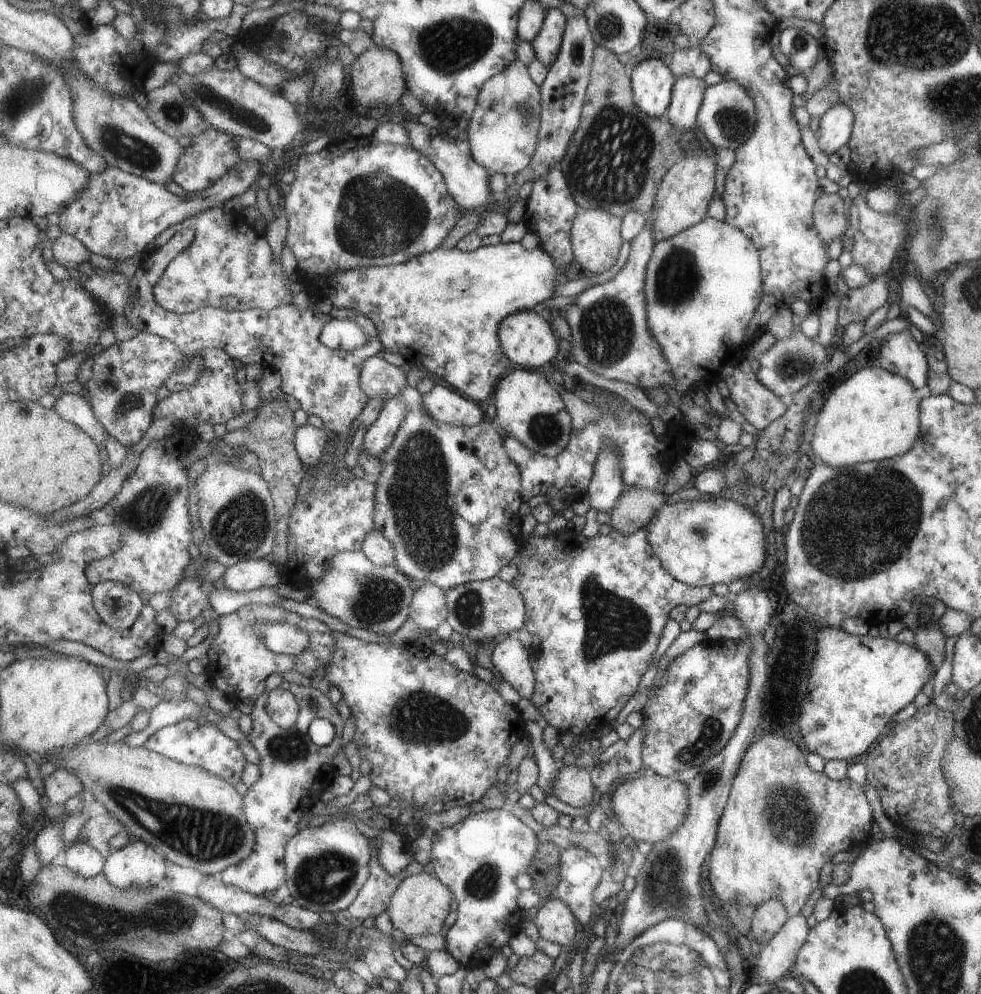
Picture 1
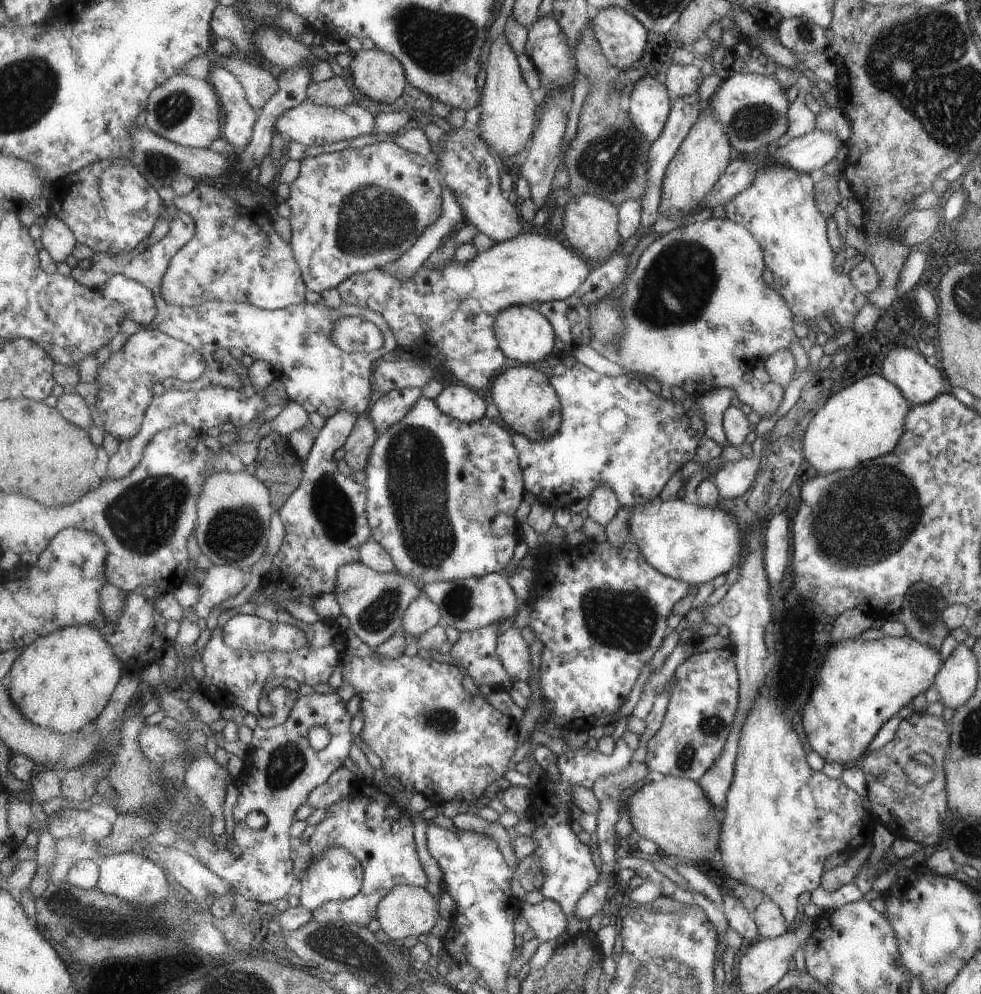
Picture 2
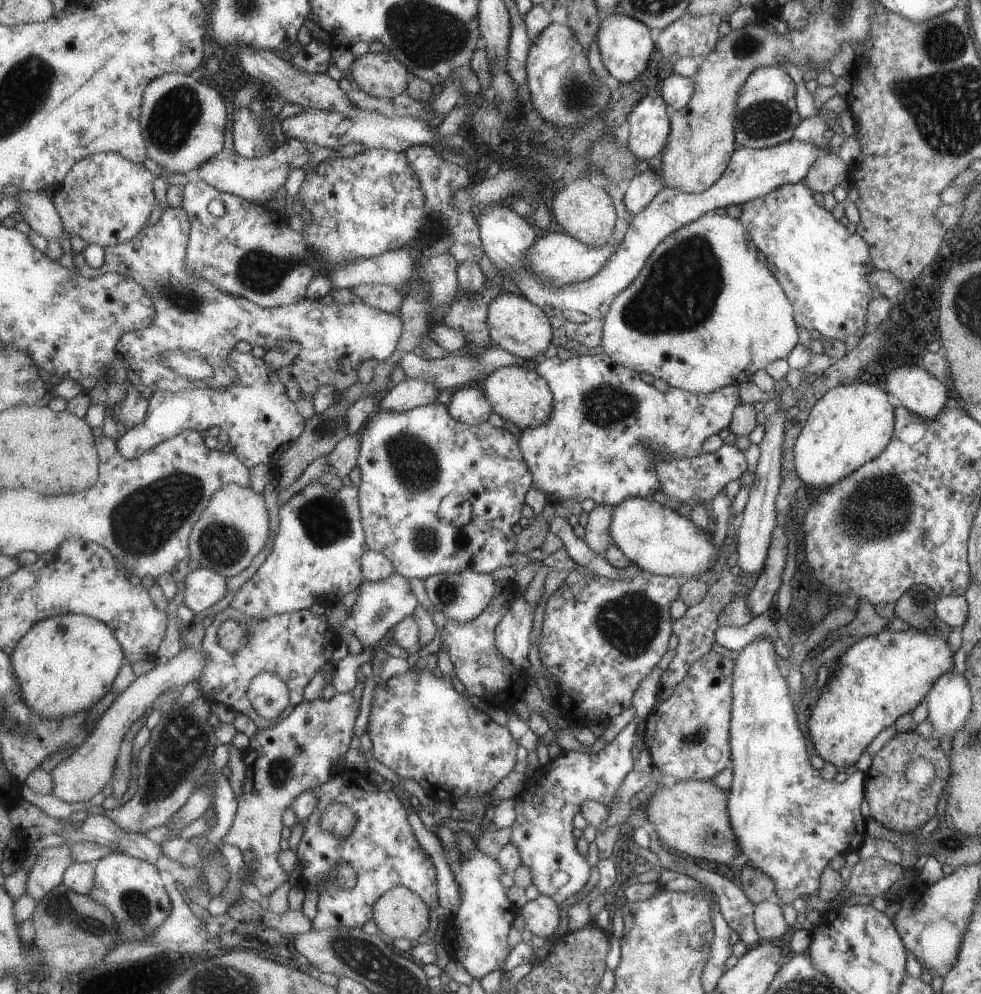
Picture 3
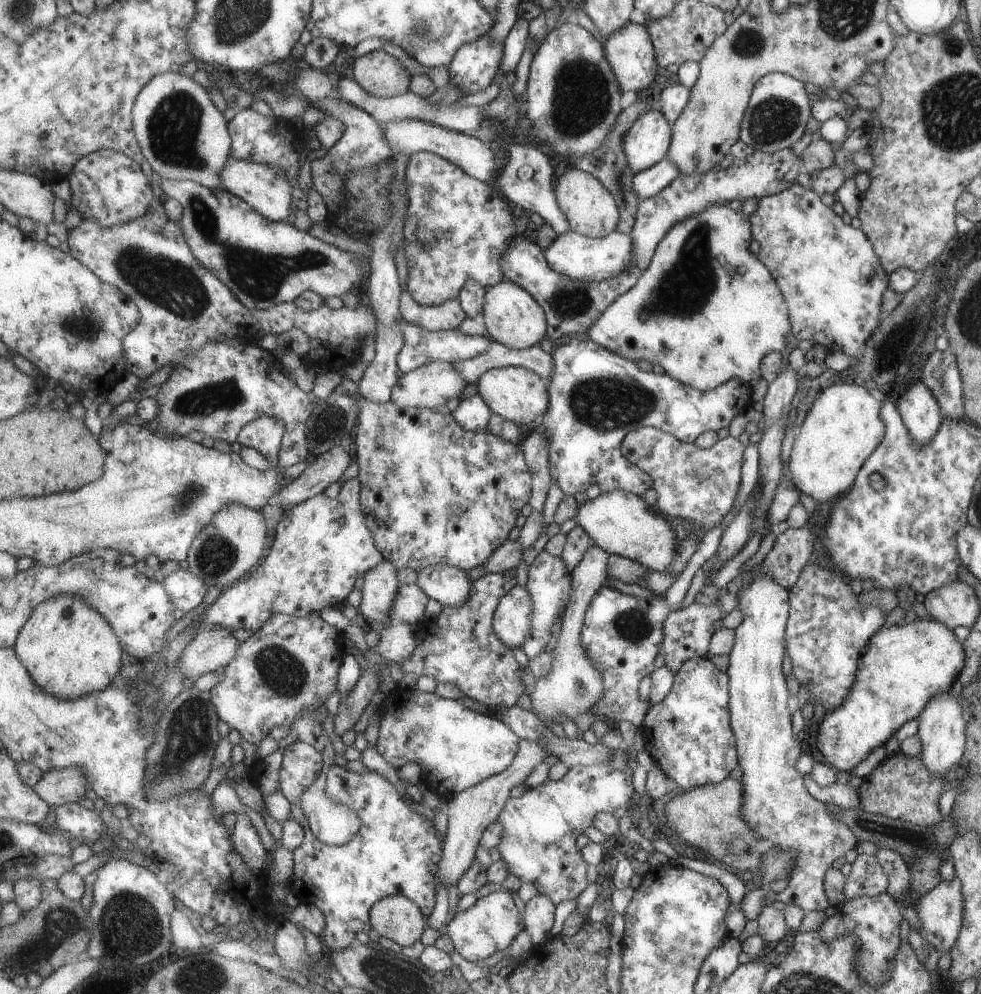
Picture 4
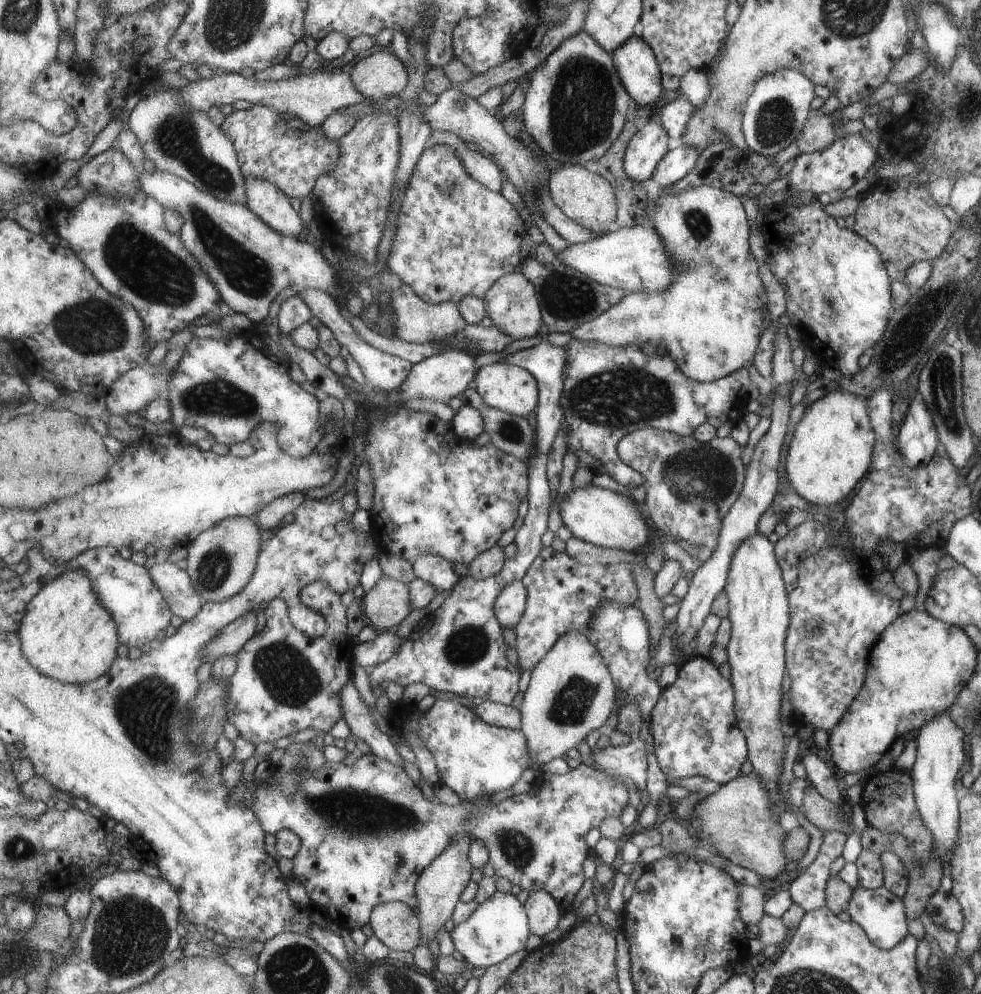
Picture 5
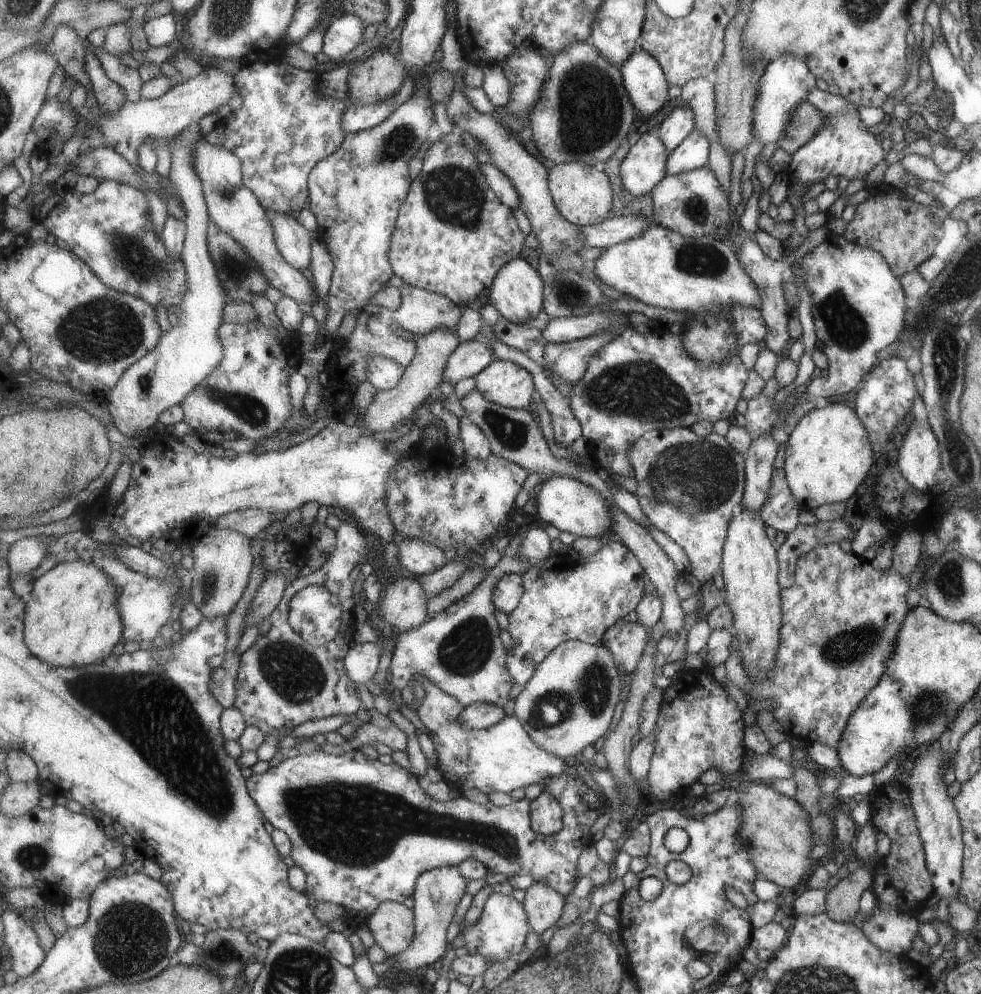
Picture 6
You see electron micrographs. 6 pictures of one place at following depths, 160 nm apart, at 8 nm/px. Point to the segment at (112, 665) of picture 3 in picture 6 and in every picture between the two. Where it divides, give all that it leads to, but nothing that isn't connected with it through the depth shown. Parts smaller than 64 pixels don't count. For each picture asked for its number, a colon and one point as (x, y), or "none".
4: (72, 651)
5: (67, 633)
6: (72, 619)

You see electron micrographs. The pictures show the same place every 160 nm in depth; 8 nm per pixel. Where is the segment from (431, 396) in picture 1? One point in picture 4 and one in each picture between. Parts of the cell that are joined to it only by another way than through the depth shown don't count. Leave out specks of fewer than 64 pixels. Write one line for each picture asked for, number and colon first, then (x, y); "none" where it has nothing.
2: (460, 402)
3: (469, 405)
4: (473, 414)

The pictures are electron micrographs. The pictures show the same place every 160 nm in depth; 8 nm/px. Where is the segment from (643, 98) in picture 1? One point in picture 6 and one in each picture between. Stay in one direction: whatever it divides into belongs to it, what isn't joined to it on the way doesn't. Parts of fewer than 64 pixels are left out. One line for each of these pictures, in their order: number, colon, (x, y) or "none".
2: (650, 105)
3: (650, 124)
4: (648, 142)
5: (647, 148)
6: (645, 167)

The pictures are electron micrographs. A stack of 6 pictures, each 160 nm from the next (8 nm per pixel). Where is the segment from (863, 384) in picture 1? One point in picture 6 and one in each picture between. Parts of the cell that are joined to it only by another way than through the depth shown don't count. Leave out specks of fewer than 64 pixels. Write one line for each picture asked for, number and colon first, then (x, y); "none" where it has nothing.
2: (865, 420)
3: (849, 425)
4: (843, 426)
5: (829, 450)
6: (827, 452)

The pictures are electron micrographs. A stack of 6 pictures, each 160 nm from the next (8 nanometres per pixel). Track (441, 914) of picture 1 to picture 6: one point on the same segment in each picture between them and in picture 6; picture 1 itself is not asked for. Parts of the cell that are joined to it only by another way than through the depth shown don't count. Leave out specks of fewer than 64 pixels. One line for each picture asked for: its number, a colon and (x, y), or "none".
2: (407, 910)
3: (400, 913)
4: (397, 917)
5: (394, 922)
6: (393, 925)

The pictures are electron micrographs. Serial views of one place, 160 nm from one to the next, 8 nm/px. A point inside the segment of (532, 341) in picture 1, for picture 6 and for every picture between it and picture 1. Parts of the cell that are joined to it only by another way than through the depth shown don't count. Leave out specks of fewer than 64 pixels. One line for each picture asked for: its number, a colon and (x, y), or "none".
2: (524, 333)
3: (516, 324)
4: (512, 317)
5: (512, 303)
6: (517, 293)

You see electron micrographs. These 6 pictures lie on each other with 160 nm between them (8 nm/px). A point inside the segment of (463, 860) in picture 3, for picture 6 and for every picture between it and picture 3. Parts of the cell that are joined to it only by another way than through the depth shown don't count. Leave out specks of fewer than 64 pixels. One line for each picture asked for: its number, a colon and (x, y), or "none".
4: (489, 925)
5: (499, 927)
6: (500, 933)

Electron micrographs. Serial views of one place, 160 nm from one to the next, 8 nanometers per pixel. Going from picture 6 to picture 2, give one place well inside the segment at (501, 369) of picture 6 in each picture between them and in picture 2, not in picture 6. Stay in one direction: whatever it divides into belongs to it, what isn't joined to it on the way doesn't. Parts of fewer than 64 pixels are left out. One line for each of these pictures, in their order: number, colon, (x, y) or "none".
2: (529, 404)
3: (519, 394)
4: (518, 394)
5: (503, 386)

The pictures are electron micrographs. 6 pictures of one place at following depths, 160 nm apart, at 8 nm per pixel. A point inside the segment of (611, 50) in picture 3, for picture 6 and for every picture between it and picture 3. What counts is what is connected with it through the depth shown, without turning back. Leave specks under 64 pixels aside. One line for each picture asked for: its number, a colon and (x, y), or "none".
4: (631, 51)
5: (640, 71)
6: (645, 78)

